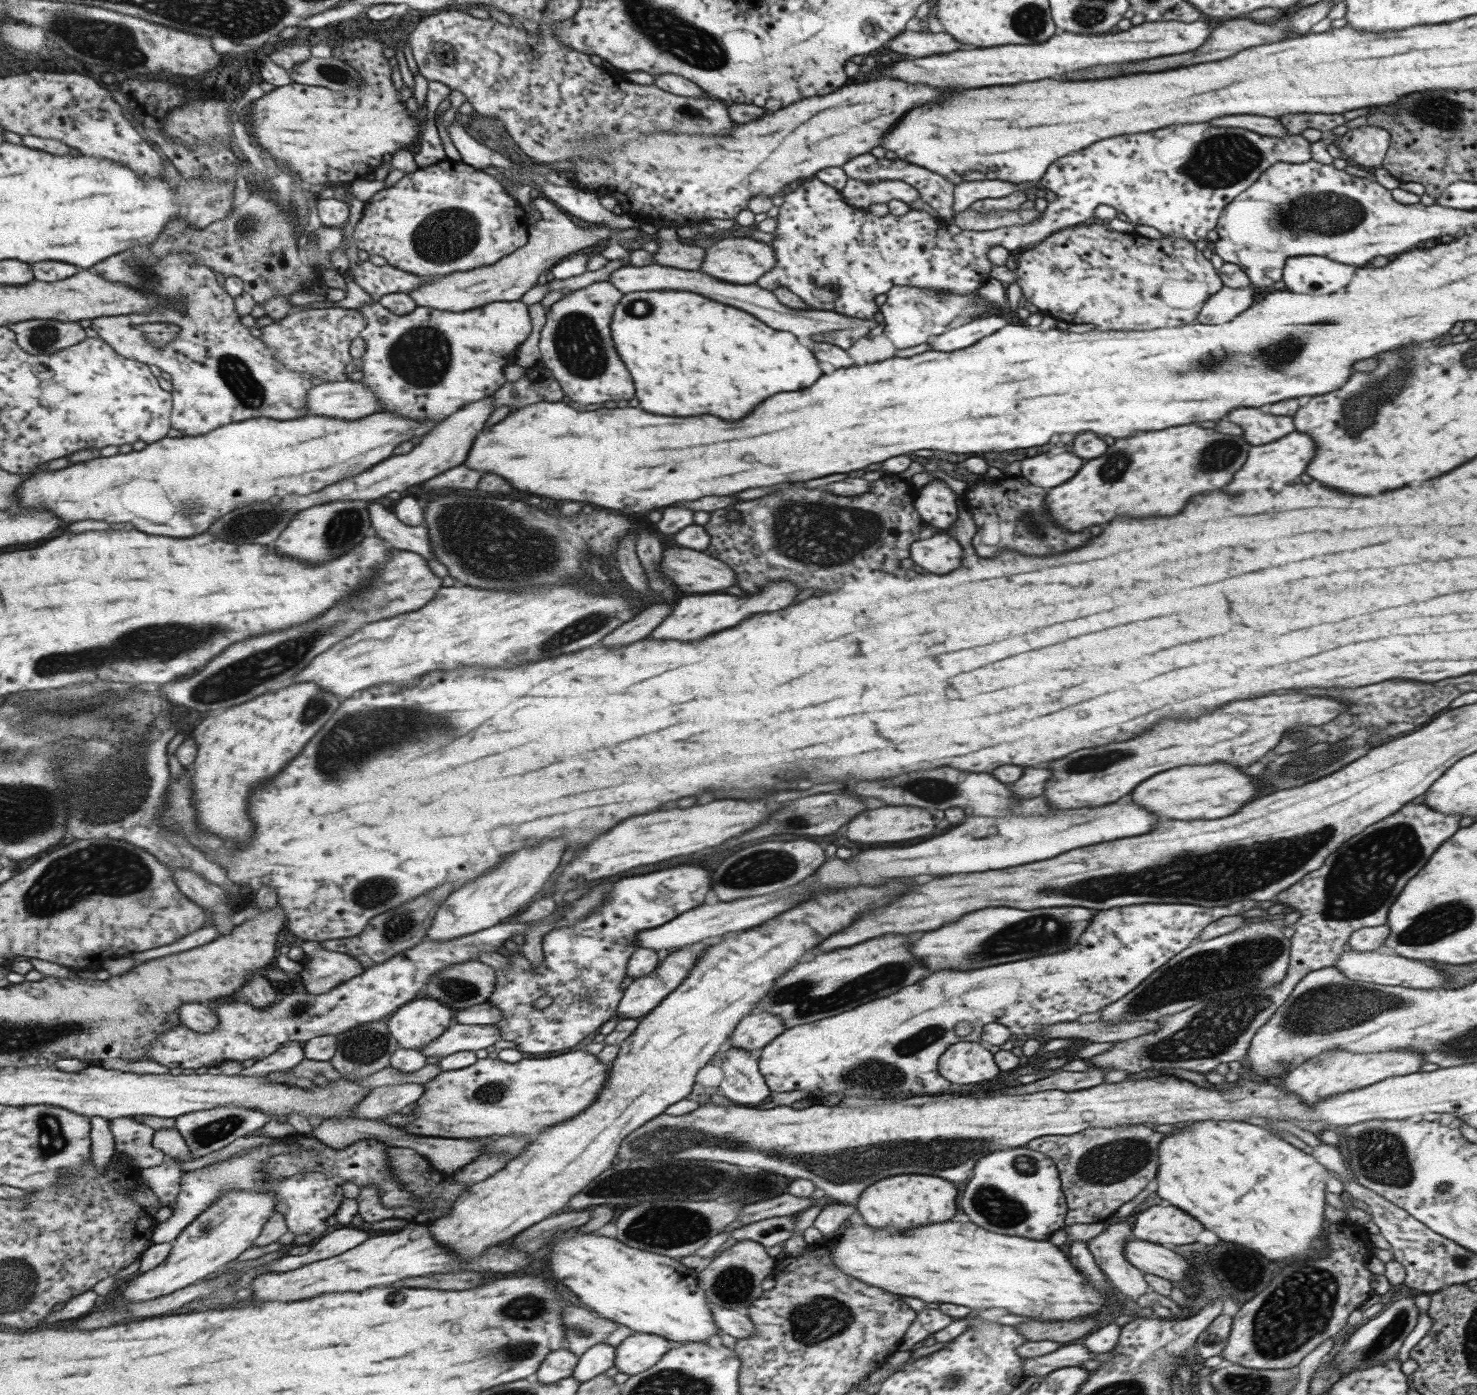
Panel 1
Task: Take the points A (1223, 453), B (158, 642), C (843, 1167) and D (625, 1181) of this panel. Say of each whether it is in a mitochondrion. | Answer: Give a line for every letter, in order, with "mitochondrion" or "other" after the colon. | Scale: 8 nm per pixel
A: mitochondrion
B: mitochondrion
C: mitochondrion
D: mitochondrion

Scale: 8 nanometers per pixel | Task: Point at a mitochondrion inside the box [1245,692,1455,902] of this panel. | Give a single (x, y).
(1314, 763)

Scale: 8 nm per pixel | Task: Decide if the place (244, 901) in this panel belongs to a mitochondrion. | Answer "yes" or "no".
no

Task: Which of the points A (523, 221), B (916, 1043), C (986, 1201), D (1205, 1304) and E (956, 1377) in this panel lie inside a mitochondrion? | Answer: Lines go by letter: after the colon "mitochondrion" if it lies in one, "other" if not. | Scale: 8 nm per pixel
A: other
B: mitochondrion
C: mitochondrion
D: other
E: mitochondrion

